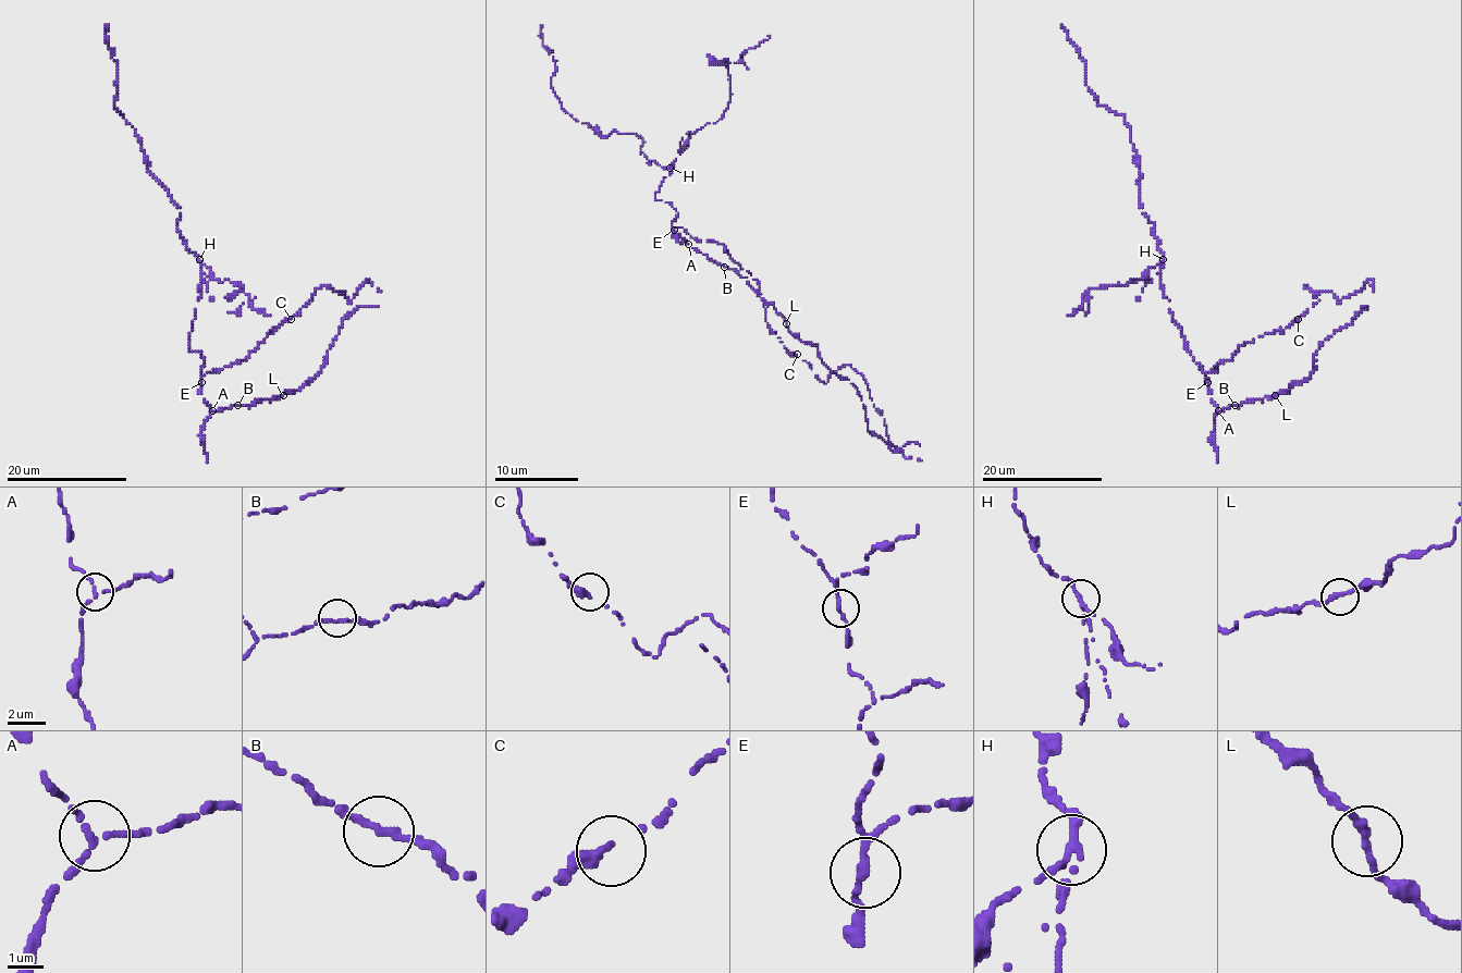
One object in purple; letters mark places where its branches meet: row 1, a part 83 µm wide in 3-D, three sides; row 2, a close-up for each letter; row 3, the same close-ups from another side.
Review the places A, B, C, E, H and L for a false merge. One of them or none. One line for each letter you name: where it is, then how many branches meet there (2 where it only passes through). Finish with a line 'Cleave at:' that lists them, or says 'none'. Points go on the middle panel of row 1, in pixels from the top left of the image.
H: at (670, 168); 3 branches meet
Cleave at: H

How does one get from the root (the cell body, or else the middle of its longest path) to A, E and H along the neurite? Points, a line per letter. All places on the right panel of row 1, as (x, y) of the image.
A: (1180, 332), (1187, 350), (1206, 374), (1211, 402), (1218, 410)
E: (1180, 332), (1187, 350), (1206, 374), (1207, 382)
H: (1180, 332), (1171, 319), (1168, 299), (1162, 284), (1163, 259)

